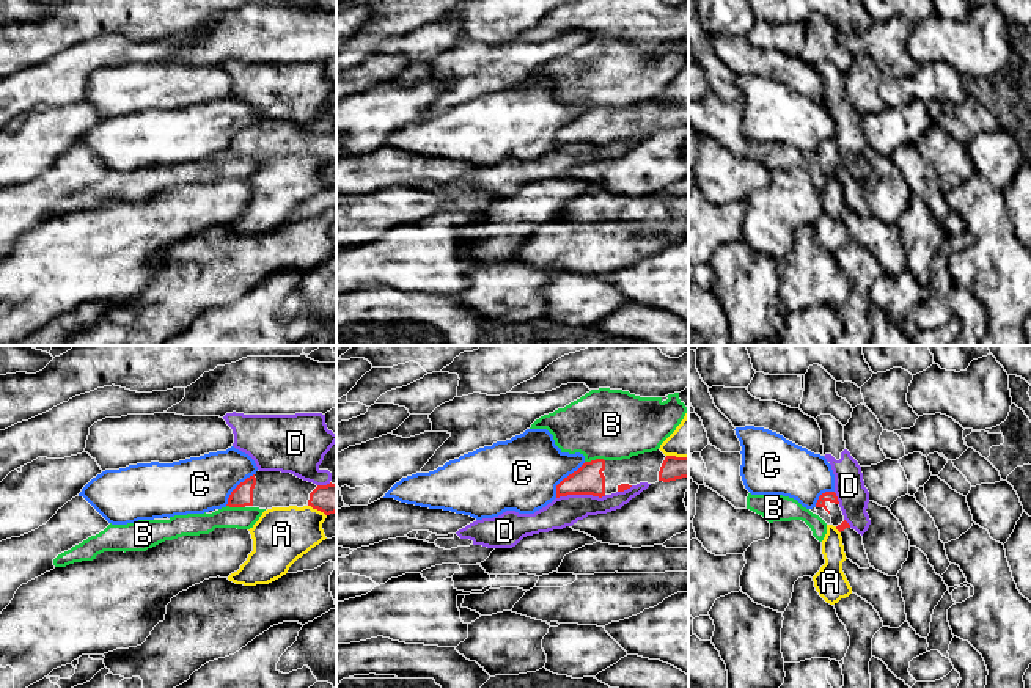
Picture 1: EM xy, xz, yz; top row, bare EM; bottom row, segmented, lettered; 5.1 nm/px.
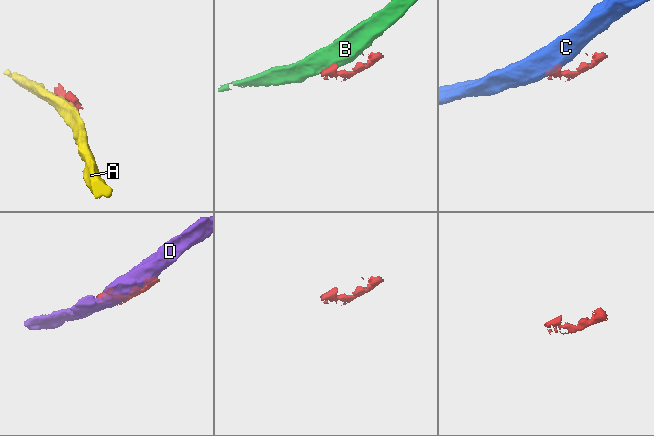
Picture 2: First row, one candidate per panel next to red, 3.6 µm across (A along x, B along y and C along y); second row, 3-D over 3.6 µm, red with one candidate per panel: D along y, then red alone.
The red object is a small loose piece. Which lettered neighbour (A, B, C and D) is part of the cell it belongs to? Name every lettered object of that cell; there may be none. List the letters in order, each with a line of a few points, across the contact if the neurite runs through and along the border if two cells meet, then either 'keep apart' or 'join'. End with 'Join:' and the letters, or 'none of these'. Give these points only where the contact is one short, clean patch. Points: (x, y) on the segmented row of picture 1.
A: keep apart
B: xz (604, 459), (585, 462) | keep apart
C: xz (585, 462), (557, 486), (555, 497) | keep apart
D: keep apart
Join: none of these

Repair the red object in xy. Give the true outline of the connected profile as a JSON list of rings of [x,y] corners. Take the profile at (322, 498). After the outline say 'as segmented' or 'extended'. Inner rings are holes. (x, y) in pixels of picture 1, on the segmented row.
[[[256,471],[229,495],[229,507],[259,509],[311,506],[325,515],[336,512],[336,484],[316,485],[291,473]]]; extended

